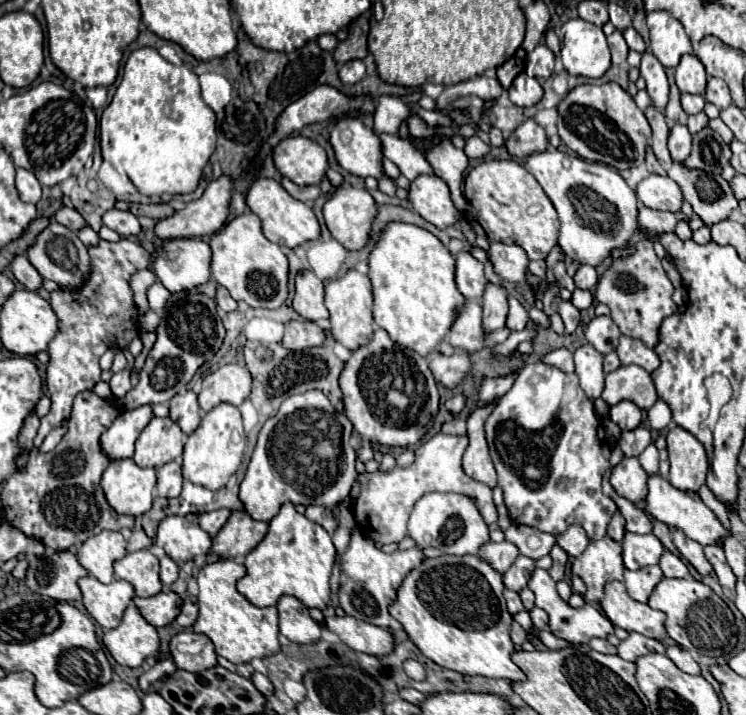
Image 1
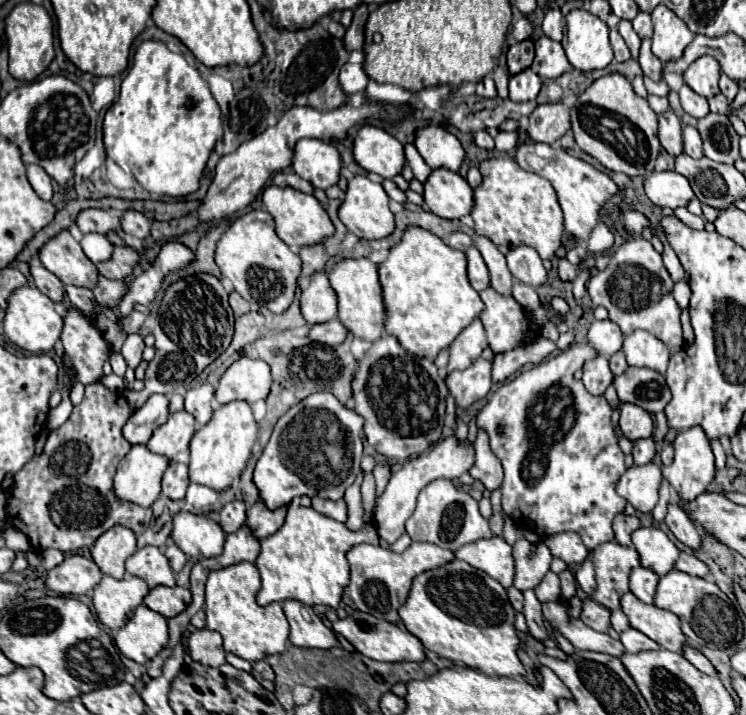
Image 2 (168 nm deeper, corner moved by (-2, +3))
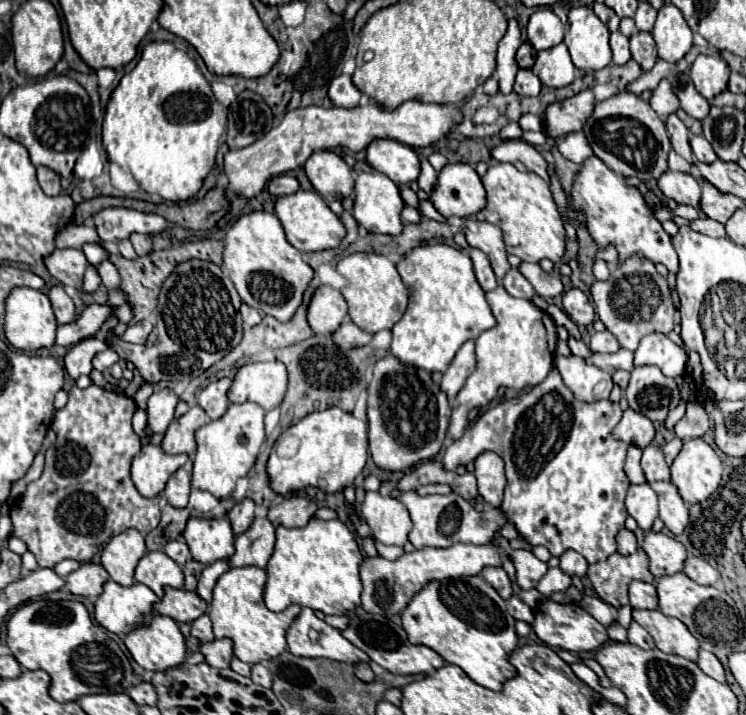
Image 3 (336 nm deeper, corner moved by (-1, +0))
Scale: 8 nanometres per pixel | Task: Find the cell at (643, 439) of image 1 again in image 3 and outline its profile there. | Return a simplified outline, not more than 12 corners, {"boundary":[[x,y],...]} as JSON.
{"boundary":[[659,447],[643,449],[645,479],[669,481],[669,467]]}

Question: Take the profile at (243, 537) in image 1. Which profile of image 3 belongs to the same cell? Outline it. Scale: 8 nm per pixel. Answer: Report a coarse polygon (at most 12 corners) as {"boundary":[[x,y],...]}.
{"boundary":[[275,499],[267,519],[275,527],[305,527],[315,501]]}

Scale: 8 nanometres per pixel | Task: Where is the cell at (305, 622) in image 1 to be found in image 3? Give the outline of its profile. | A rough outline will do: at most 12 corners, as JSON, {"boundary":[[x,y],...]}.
{"boundary":[[303,607],[289,627],[297,657],[369,661],[339,629]]}

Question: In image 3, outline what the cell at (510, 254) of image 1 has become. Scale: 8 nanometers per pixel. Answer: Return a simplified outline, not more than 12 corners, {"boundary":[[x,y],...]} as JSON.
{"boundary":[[521,263],[519,273],[543,299],[563,291],[555,275],[537,263]]}

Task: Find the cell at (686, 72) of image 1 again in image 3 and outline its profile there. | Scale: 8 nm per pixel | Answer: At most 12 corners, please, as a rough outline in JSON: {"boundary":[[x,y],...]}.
{"boundary":[[697,55],[691,81],[711,101],[727,89],[721,55]]}

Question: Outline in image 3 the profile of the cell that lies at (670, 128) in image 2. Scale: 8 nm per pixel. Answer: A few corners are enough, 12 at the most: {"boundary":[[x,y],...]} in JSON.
{"boundary":[[677,115],[665,121],[673,149],[689,163],[689,129]]}

